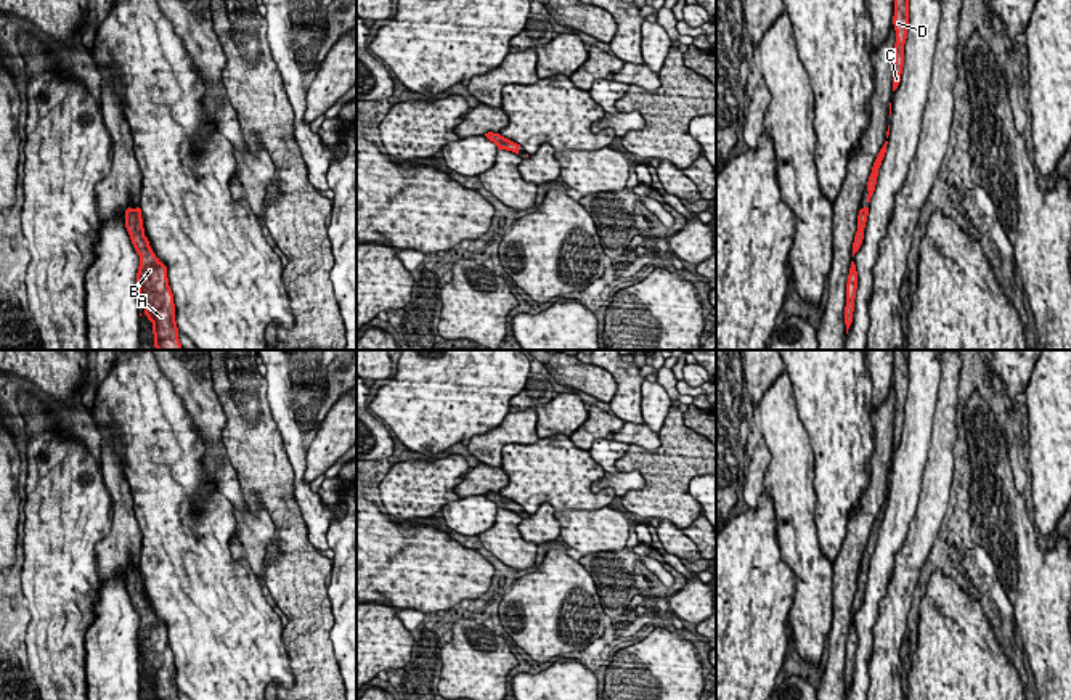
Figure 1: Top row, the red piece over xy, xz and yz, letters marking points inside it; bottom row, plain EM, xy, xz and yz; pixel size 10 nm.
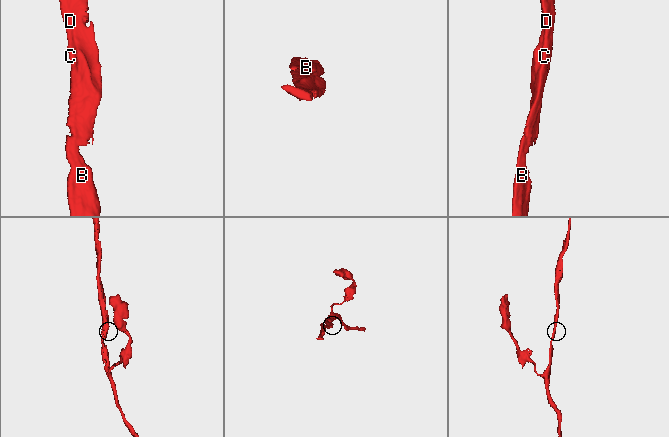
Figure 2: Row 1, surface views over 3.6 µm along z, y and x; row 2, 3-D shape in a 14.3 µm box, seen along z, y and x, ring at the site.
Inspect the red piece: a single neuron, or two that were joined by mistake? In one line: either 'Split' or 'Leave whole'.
Leave whole

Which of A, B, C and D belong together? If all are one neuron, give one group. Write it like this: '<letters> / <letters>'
A B C D

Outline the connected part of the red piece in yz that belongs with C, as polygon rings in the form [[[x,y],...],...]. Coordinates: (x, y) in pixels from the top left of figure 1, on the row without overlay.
[[[893,350],[893,352],[894,352],[893,384],[896,390],[894,422],[893,422],[893,451],[894,451],[901,442],[904,425],[904,403],[907,398],[907,385],[909,385],[909,353],[907,350]]]

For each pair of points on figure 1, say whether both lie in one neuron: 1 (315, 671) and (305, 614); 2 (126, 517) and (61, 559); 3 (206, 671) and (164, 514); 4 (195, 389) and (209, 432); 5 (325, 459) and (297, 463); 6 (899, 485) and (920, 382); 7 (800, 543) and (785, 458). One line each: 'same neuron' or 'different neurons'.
1: same neuron
2: different neurons
3: same neuron
4: same neuron
5: different neurons
6: same neuron
7: same neuron

